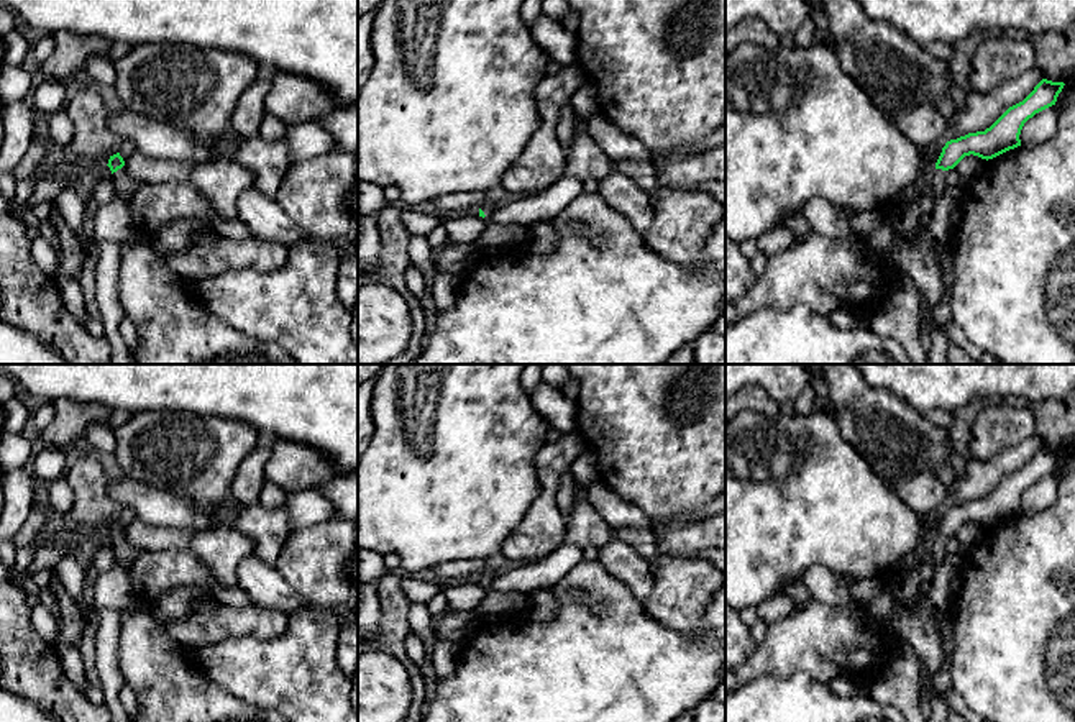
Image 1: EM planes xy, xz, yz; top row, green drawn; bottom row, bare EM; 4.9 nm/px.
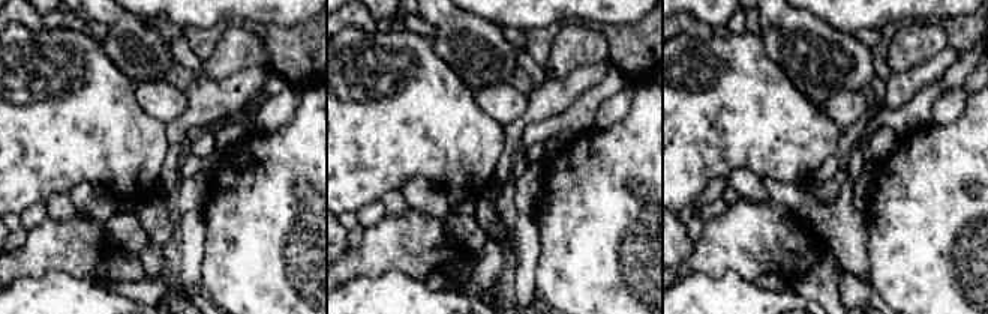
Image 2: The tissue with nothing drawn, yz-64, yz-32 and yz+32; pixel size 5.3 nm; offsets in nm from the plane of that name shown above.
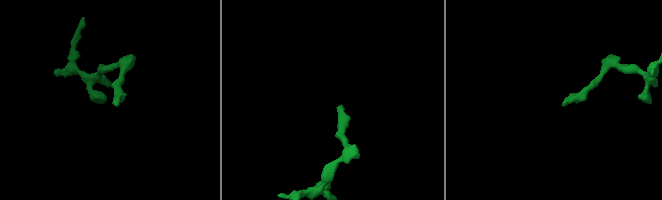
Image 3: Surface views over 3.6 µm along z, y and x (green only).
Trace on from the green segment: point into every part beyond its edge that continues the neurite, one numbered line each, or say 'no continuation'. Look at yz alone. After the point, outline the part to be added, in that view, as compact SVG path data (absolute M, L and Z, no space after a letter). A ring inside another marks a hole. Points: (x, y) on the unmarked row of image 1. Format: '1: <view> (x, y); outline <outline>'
1: yz (937, 552); outline M934 537L931 548L929 548L929 561L934 563L934 568L937 568L942 560L945 558L947 551L945 551L945 538L942 537Z

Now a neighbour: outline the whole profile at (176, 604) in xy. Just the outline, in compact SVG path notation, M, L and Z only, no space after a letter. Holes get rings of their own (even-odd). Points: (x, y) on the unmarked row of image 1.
M181 586L158 601L148 601L154 620L166 627L169 622L189 617L200 599L213 599L208 589L200 586Z

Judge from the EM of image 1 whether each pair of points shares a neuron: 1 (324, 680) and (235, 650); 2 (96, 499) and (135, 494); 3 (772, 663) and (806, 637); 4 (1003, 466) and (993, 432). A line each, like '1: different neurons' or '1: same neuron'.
1: same neuron
2: different neurons
3: same neuron
4: different neurons

